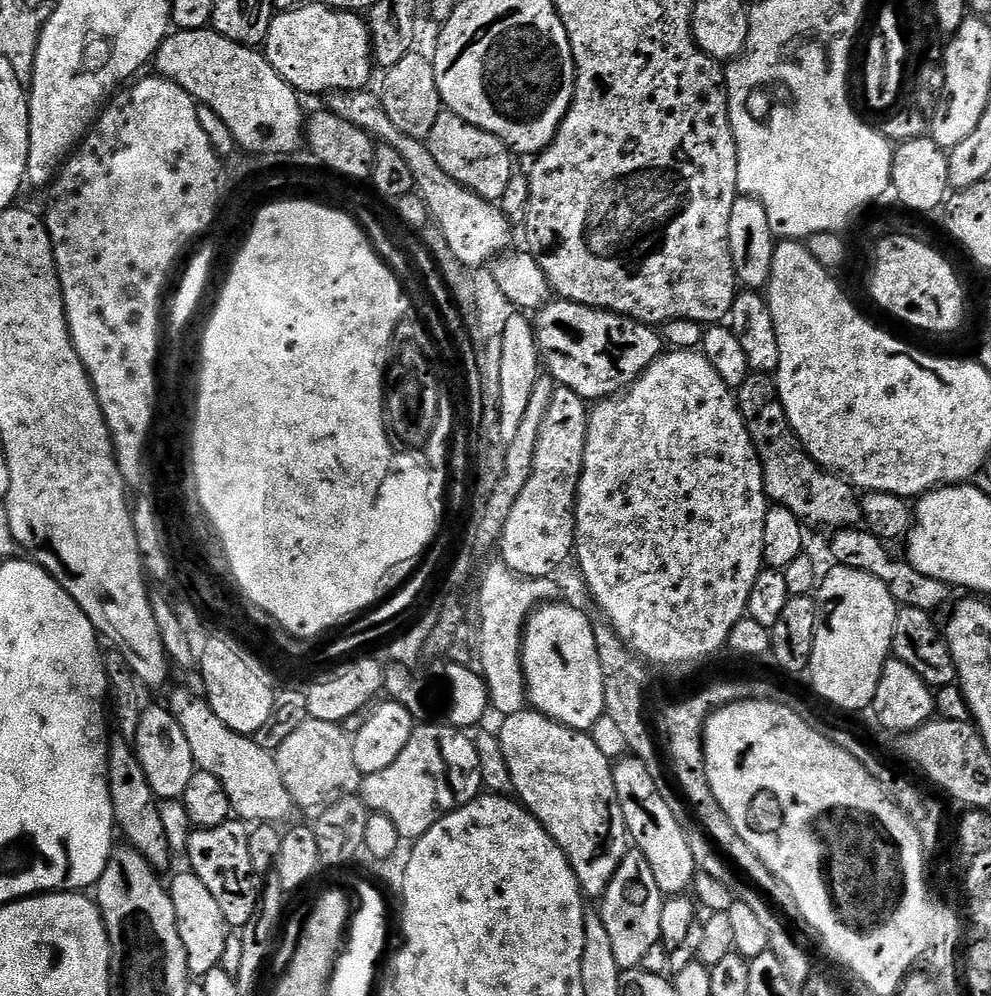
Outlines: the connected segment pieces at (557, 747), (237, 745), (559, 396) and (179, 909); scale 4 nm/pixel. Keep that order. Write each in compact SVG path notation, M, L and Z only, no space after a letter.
M535 710L506 716L498 737L502 754L506 754L506 766L510 766L507 779L511 790L513 788L517 792L513 793L529 814L538 818L546 834L558 842L578 878L581 892L589 901L599 901L606 894L618 866L622 866L624 855L630 850L628 827L622 818L622 806L618 806L618 790L614 786L613 761L602 754L589 733L567 728Z
M176 692L172 696L170 711L178 726L182 726L182 734L186 734L186 743L190 746L197 769L214 774L214 778L222 782L232 803L232 811L241 821L252 820L253 825L279 825L280 820L291 818L294 805L290 790L286 790L286 782L282 782L282 773L278 771L278 762L273 753L262 750L253 737L230 730L230 726L226 726L226 722L214 714L203 698L195 700L188 692Z
M557 387L553 391L550 410L546 410L546 418L538 434L538 450L534 450L534 470L530 474L530 482L526 482L522 494L518 494L518 502L514 502L514 510L510 510L510 518L506 518L498 545L499 559L521 577L551 577L556 571L560 572L573 555L576 547L576 491L584 473L589 411L589 405L581 396L574 394L574 390Z
M194 873L175 874L170 880L170 891L174 902L174 918L178 922L178 938L182 938L182 946L186 946L186 962L188 971L193 977L203 978L210 970L220 967L220 959L226 950L229 933L222 918L222 909L210 890Z

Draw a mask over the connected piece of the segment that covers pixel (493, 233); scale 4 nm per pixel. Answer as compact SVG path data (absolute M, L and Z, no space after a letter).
M372 90L358 92L334 92L327 97L327 111L338 118L361 128L373 141L389 144L402 154L414 173L415 191L422 197L428 207L431 223L437 224L446 236L455 257L471 270L483 269L485 265L503 256L513 247L512 232L514 225L500 213L499 207L491 200L483 200L469 188L464 188L438 162L434 162L434 154L430 154L427 143L418 138L410 138L410 134L402 134L398 126L394 126L390 114L382 106L379 95Z

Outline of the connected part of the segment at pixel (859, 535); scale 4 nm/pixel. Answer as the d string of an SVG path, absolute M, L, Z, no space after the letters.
M863 527L841 528L833 531L831 536L832 556L836 559L833 561L841 568L862 570L866 574L878 578L878 582L882 582L882 586L886 586L886 590L890 590L890 594L900 608L917 608L936 614L939 613L939 608L954 595L953 589L946 582L942 582L938 578L930 578L926 574L914 570L914 566L908 563L907 559L886 554L885 548L882 547L882 540Z

